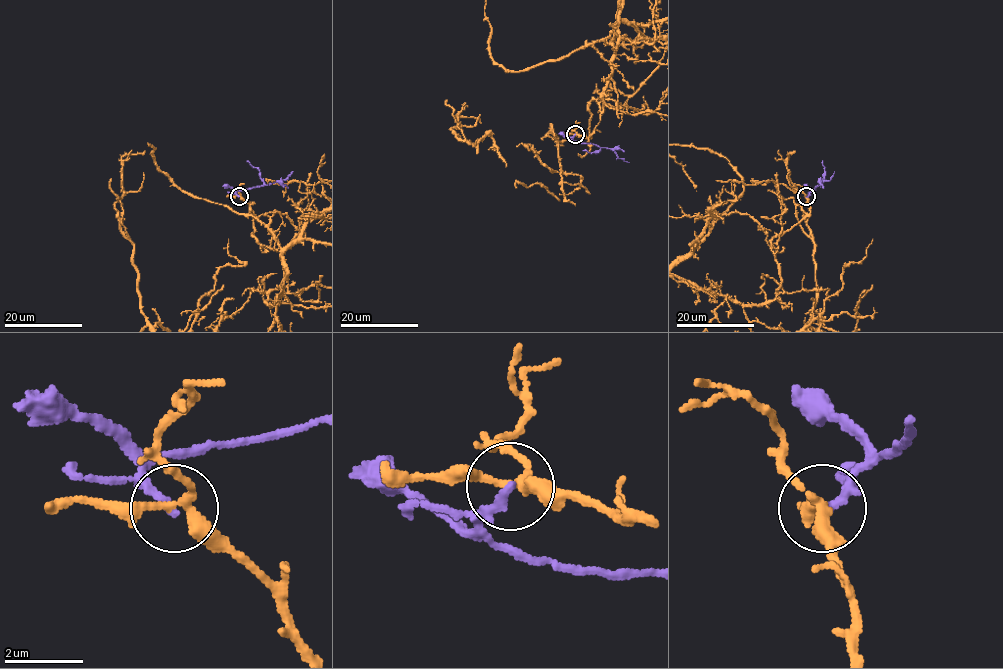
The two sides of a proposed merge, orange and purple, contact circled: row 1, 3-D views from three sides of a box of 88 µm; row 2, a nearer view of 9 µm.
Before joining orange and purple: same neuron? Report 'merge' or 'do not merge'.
do not merge

